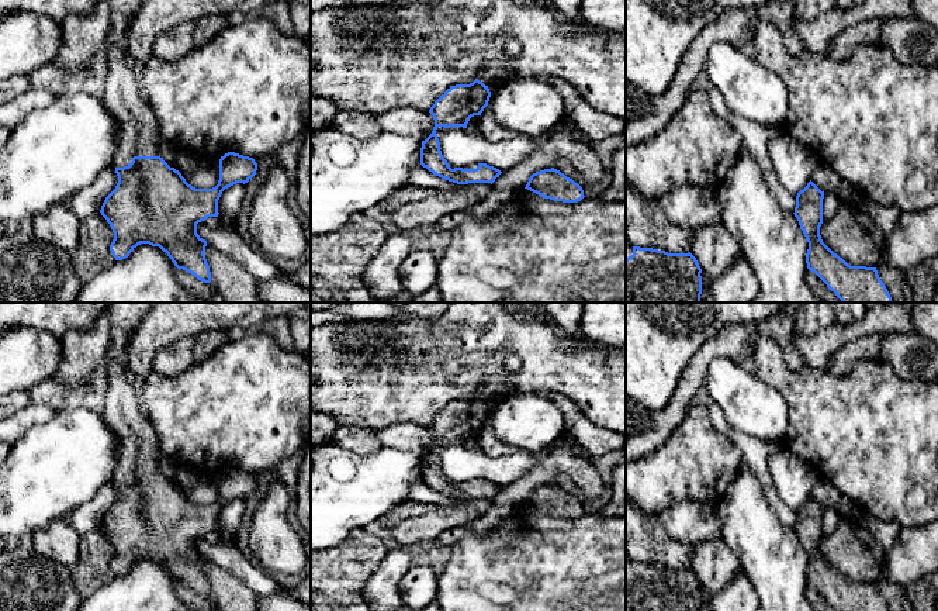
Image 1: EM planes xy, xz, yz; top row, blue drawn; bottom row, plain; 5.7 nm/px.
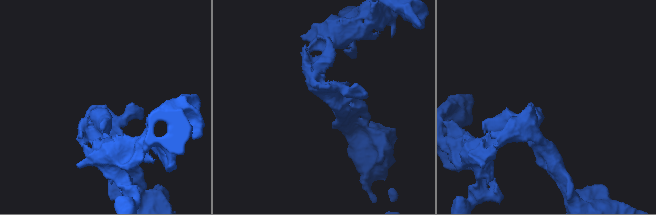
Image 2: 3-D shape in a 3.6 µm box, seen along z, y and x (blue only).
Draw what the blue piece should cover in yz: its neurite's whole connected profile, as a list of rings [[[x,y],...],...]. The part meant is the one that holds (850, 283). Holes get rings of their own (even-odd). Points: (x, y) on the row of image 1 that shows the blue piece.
[[[811,180],[796,196],[793,214],[809,242],[807,269],[814,272],[842,303],[893,303],[876,267],[851,266],[823,242],[823,199],[824,191]]]

